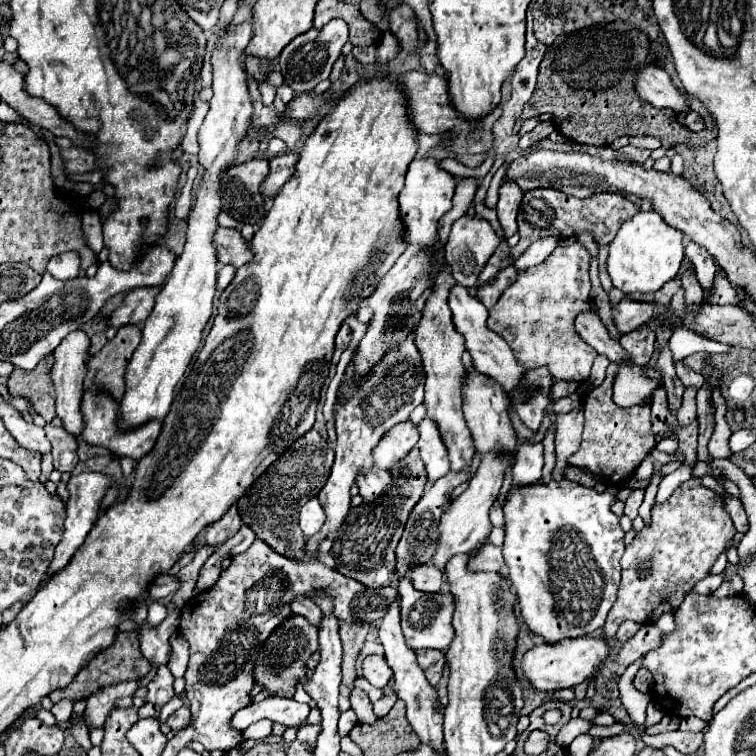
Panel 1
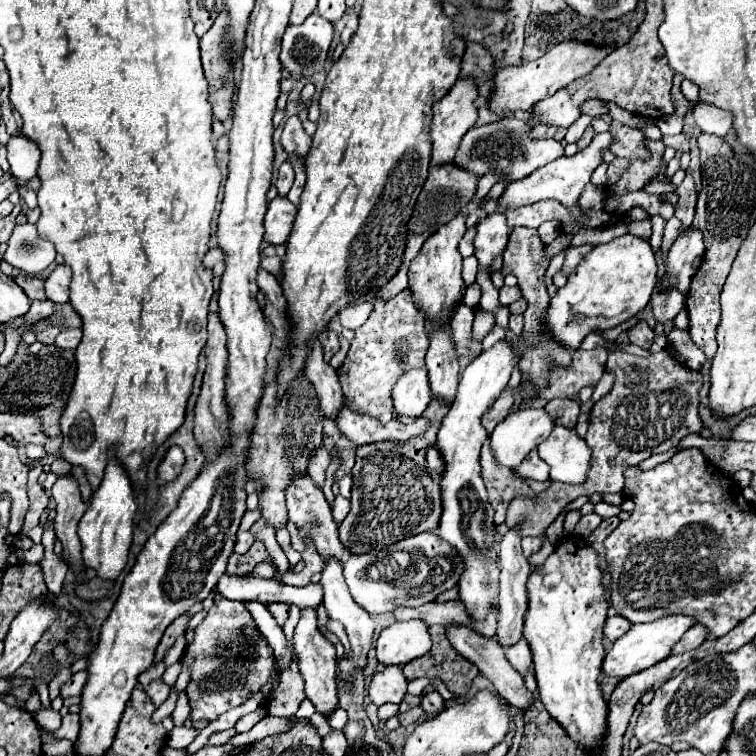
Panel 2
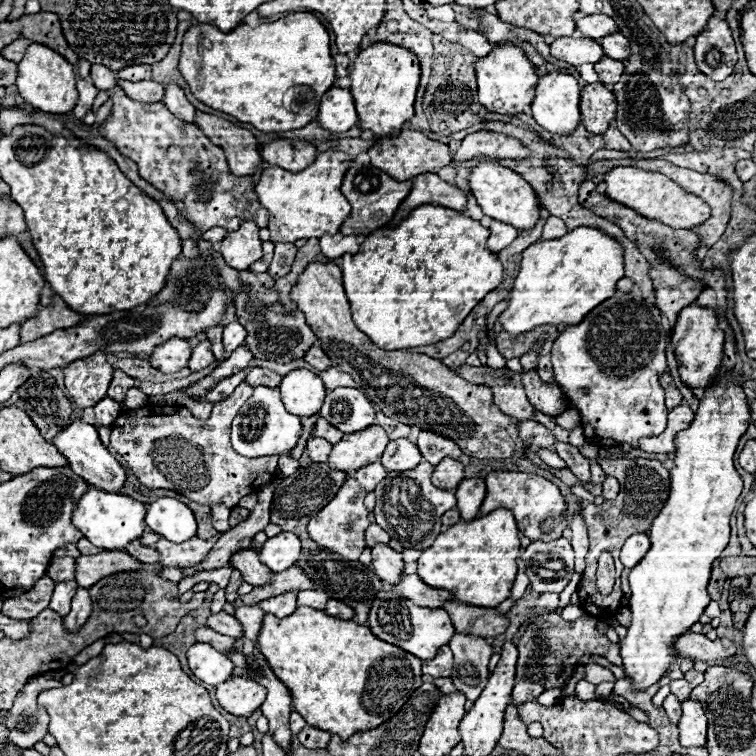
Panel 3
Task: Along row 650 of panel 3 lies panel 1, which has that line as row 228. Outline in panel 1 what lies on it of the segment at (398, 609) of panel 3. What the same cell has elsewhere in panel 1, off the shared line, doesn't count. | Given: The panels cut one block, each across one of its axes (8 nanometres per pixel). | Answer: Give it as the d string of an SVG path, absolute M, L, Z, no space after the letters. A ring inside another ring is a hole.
M418 156L410 162L406 174L406 186L400 192L400 212L406 224L406 242L420 246L436 246L438 244L438 220L452 208L452 196L456 188L456 180L452 174L440 168L440 160L434 156Z

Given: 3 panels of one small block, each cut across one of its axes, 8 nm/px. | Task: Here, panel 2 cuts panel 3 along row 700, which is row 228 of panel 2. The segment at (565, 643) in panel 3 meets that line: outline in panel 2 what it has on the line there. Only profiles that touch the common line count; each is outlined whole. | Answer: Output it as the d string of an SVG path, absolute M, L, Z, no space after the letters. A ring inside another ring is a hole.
M512 228L512 234L510 234L510 242L506 246L506 252L504 252L504 268L502 272L504 274L514 274L518 278L518 286L522 290L522 298L528 302L528 308L524 312L524 334L532 340L532 336L536 334L542 334L538 330L540 328L540 314L546 310L548 306L548 290L546 290L546 282L544 282L544 274L550 266L550 258L546 258L546 254L542 254L542 242L538 238L538 232L536 230L530 230L530 228Z

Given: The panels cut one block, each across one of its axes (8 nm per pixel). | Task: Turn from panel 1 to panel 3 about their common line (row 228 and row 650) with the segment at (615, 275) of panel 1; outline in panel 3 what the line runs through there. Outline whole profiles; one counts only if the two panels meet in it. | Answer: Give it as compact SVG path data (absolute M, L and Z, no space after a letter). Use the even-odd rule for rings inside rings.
M720 366L712 384L706 388L704 398L700 400L694 422L690 424L688 430L682 430L676 436L676 452L674 452L674 468L670 470L668 502L662 506L660 514L654 518L650 526L650 550L646 552L642 562L632 568L628 576L630 590L632 590L632 596L630 596L632 622L628 626L626 636L620 638L620 656L622 656L624 678L632 682L634 690L646 690L670 670L672 662L678 660L678 654L672 642L680 634L684 634L684 630L690 630L700 620L706 606L710 604L710 596L706 592L710 570L714 560L720 558L722 550L728 544L730 514L742 492L742 478L736 472L732 458L734 458L740 436L748 428L750 410L748 410L748 402L738 378L740 374L736 370L726 370L724 366Z

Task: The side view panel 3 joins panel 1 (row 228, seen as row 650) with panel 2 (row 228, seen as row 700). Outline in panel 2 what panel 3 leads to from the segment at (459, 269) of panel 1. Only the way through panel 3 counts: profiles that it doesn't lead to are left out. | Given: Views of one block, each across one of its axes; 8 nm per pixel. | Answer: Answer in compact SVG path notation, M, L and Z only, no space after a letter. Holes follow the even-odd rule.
M472 228L472 230L468 230L468 232L464 234L464 238L462 238L460 246L458 246L458 250L460 250L462 258L468 258L468 256L472 256L472 254L474 254L474 246L472 246L474 234L476 234L476 228Z

